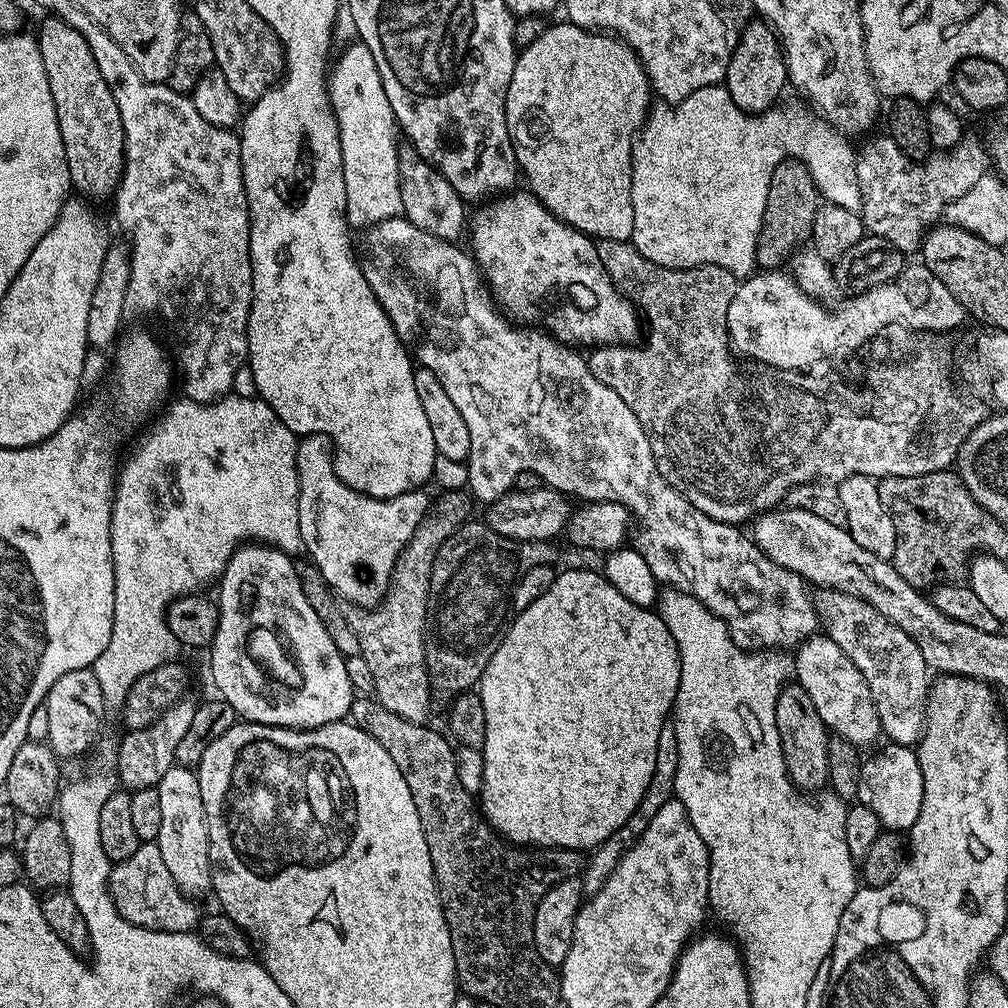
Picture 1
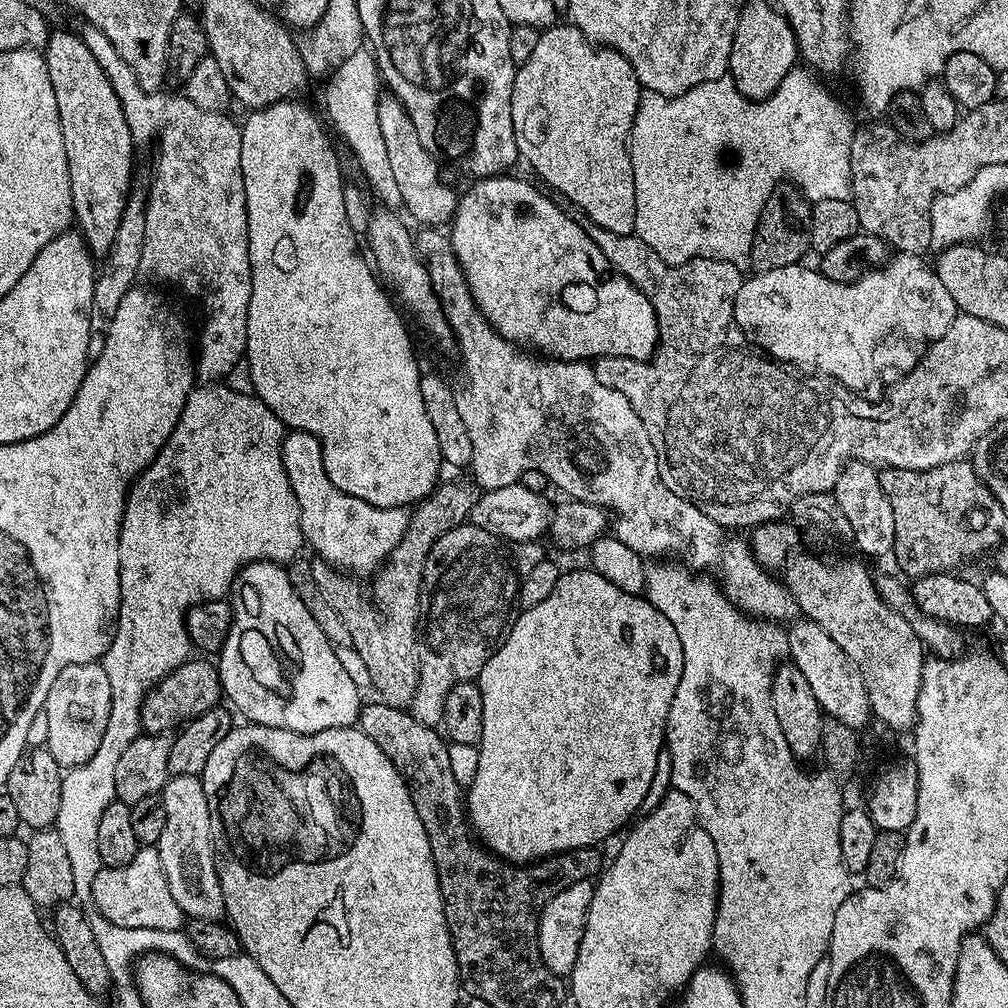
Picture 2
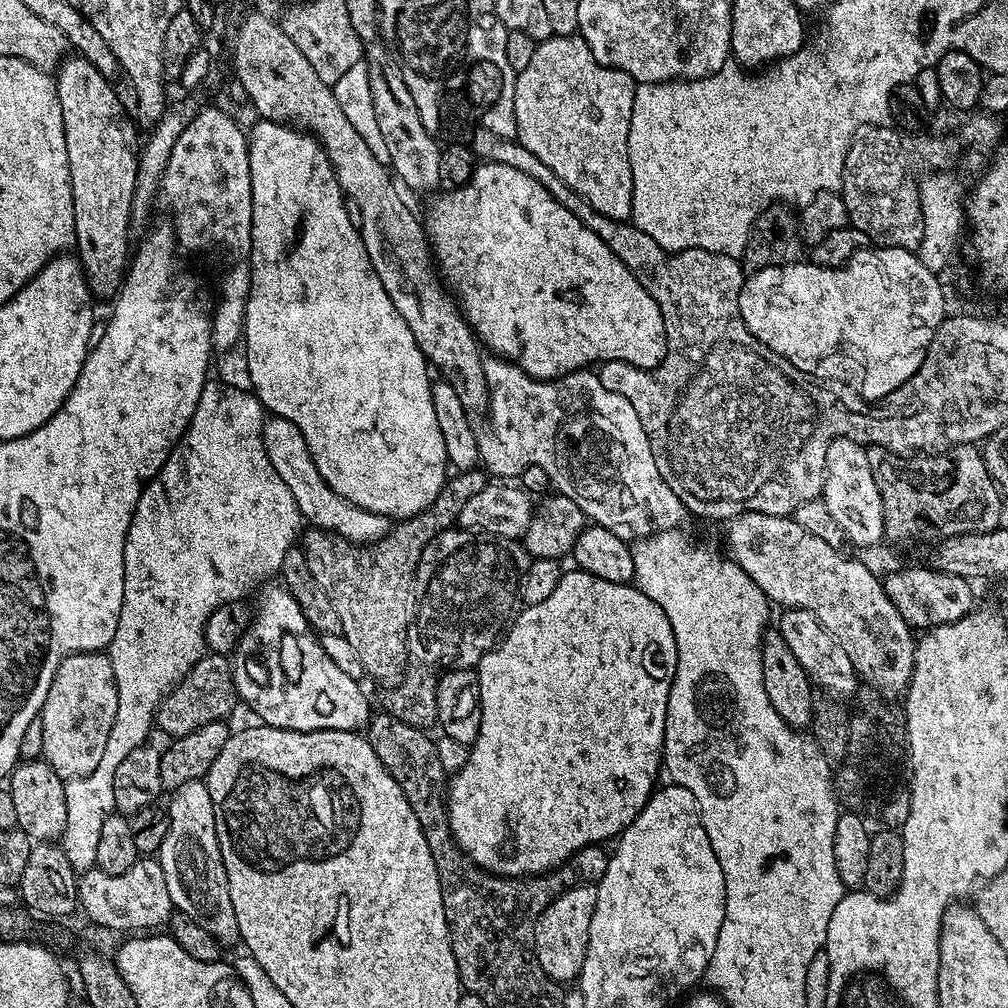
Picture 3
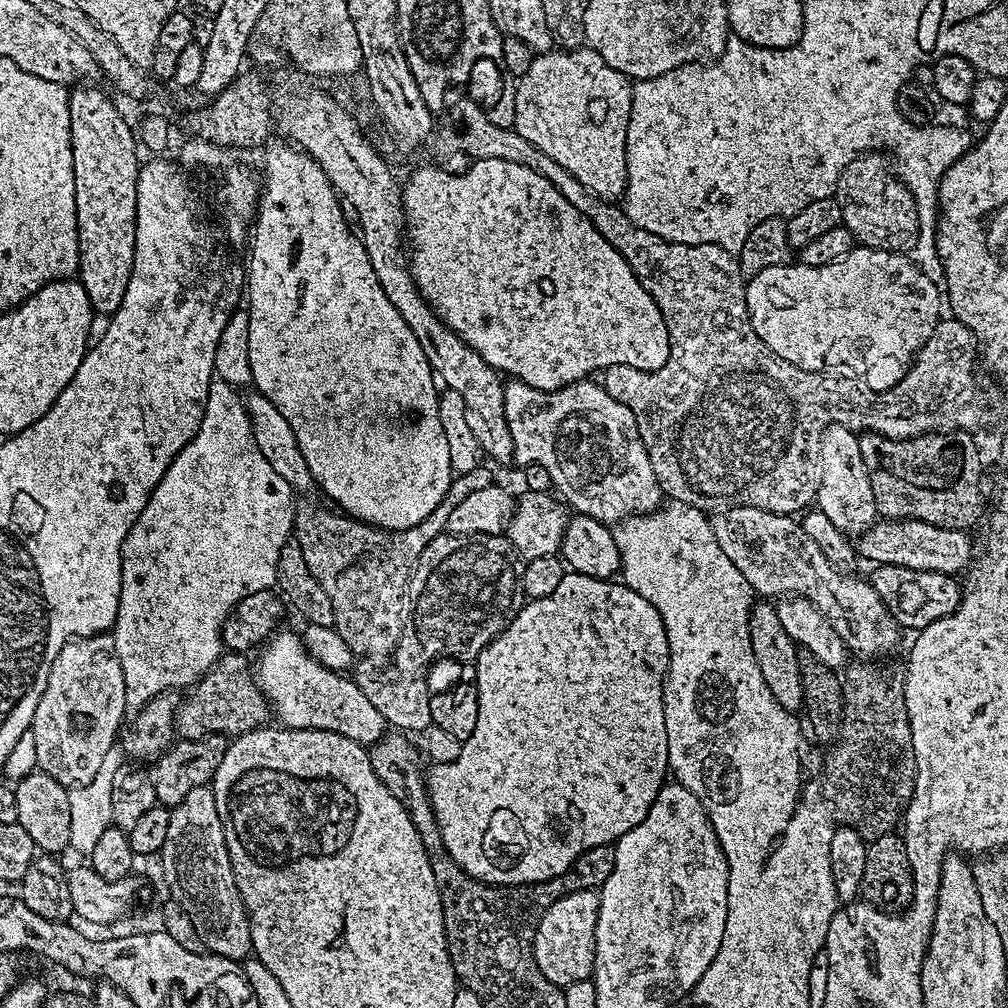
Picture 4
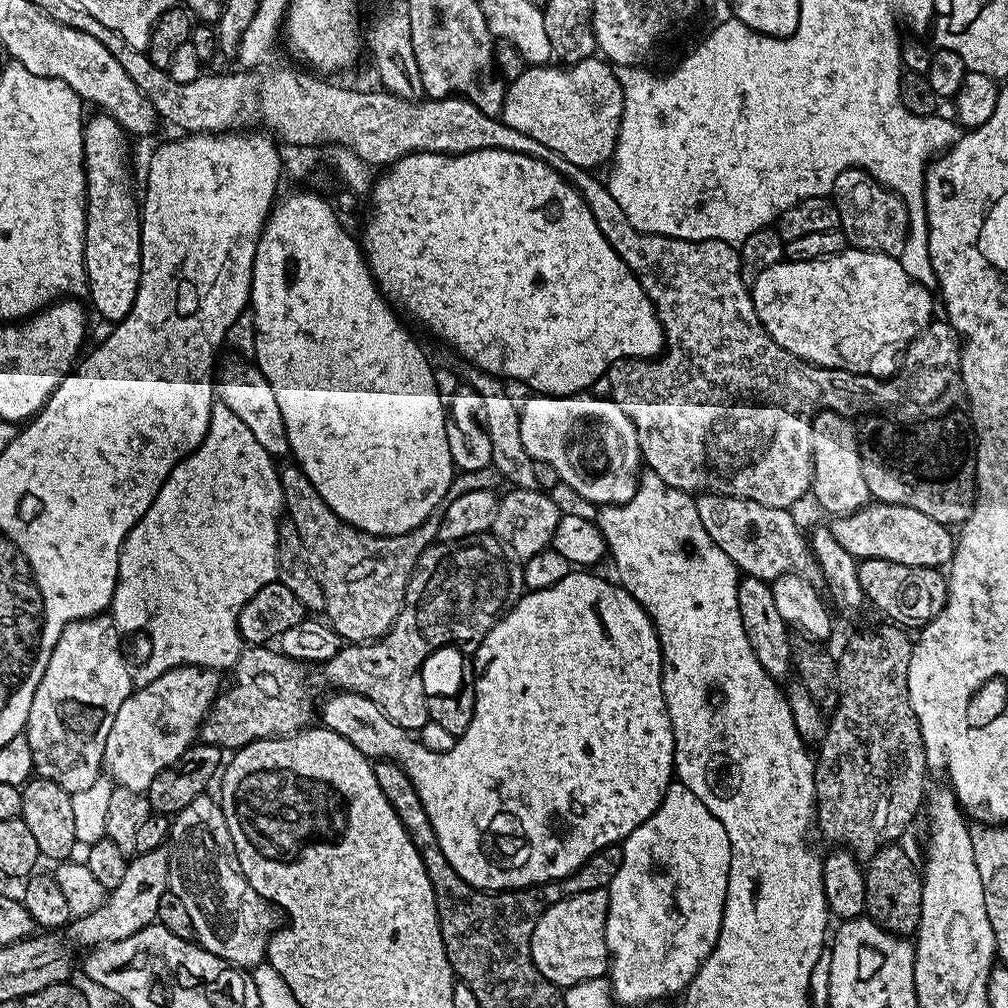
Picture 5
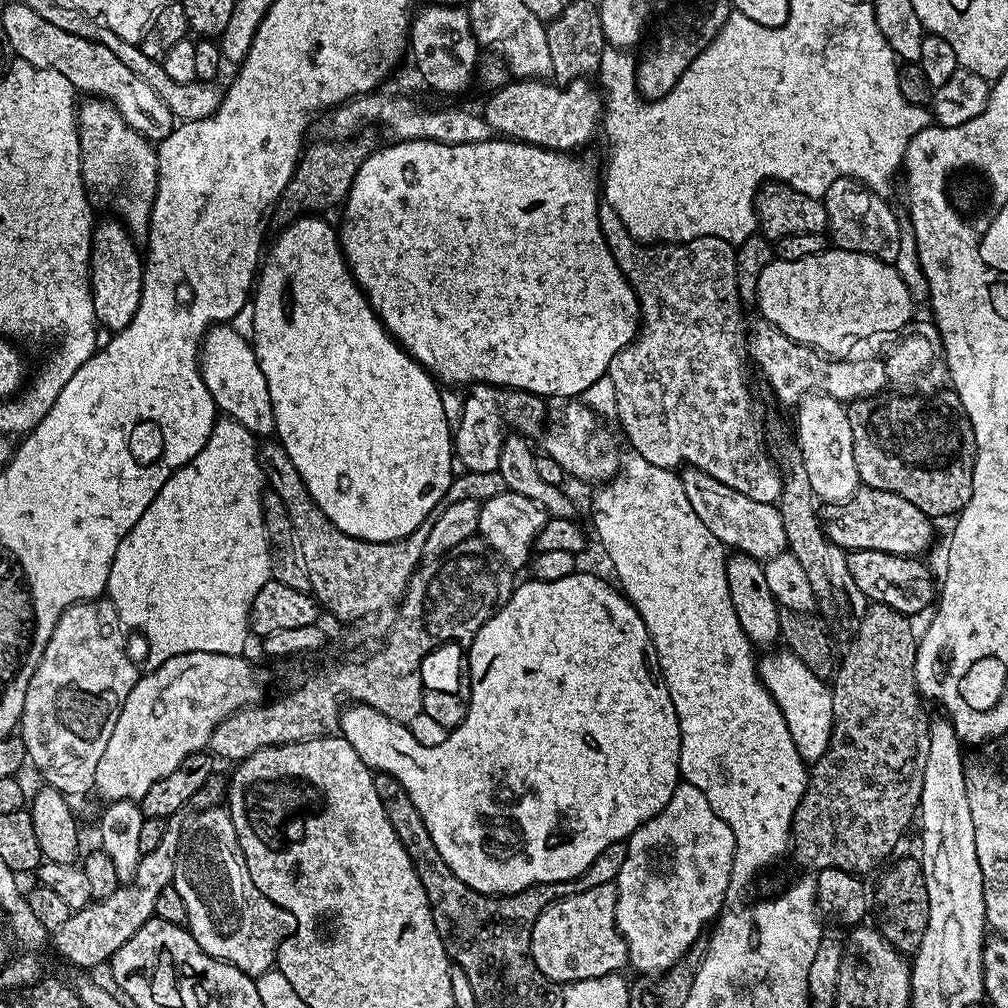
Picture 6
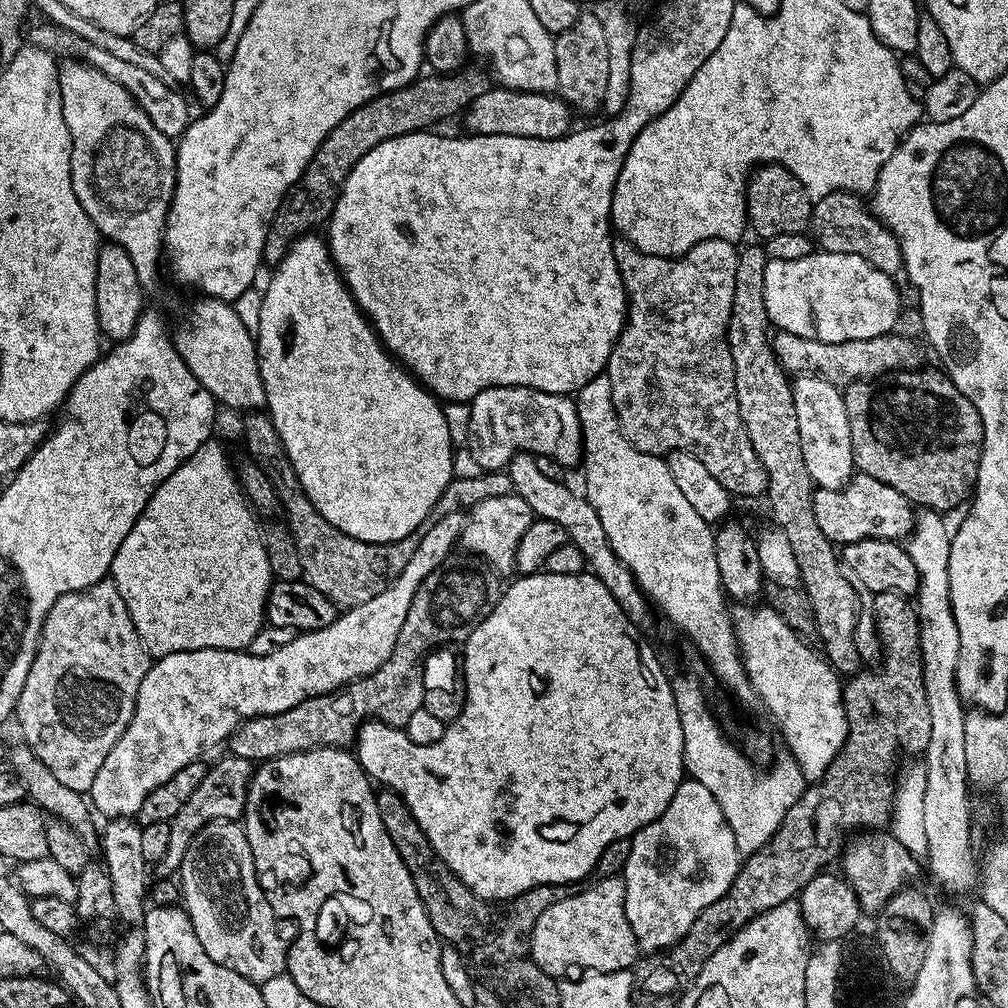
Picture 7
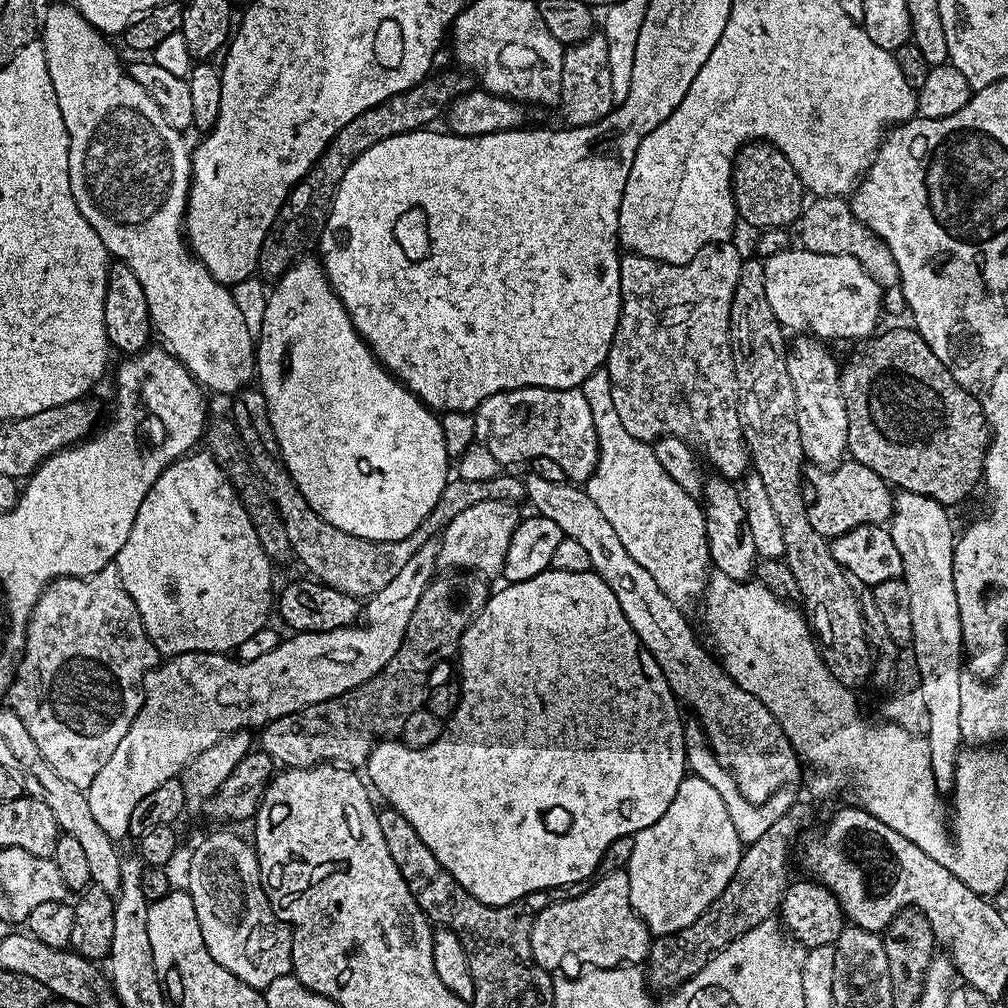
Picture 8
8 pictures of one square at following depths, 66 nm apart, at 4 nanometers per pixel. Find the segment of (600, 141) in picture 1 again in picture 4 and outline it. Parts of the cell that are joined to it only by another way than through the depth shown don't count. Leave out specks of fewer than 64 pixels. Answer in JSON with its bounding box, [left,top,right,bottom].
[514,46,632,201]

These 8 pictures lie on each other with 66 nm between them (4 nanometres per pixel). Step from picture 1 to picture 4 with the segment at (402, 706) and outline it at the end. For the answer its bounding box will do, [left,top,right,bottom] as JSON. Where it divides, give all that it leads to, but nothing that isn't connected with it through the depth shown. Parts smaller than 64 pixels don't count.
[292,466,494,658]

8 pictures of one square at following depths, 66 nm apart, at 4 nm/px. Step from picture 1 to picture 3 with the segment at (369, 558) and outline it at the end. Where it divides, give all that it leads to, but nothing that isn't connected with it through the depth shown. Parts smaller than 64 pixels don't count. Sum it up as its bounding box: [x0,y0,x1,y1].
[264,414,390,546]

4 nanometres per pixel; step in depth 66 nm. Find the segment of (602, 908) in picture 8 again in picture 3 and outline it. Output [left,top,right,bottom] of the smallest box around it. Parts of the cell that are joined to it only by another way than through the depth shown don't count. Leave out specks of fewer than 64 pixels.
[536,885,598,982]

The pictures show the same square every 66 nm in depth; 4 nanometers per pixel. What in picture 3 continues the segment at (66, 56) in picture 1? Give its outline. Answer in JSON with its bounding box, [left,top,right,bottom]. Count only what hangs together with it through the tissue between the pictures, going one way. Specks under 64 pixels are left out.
[54,54,138,298]

